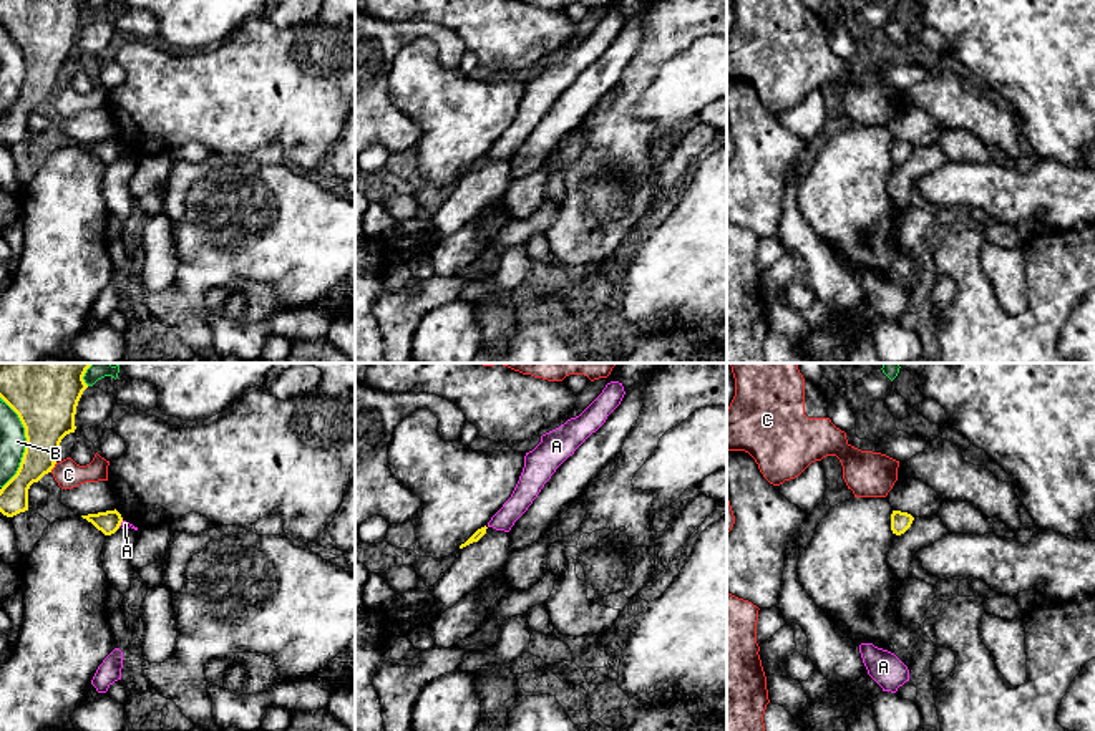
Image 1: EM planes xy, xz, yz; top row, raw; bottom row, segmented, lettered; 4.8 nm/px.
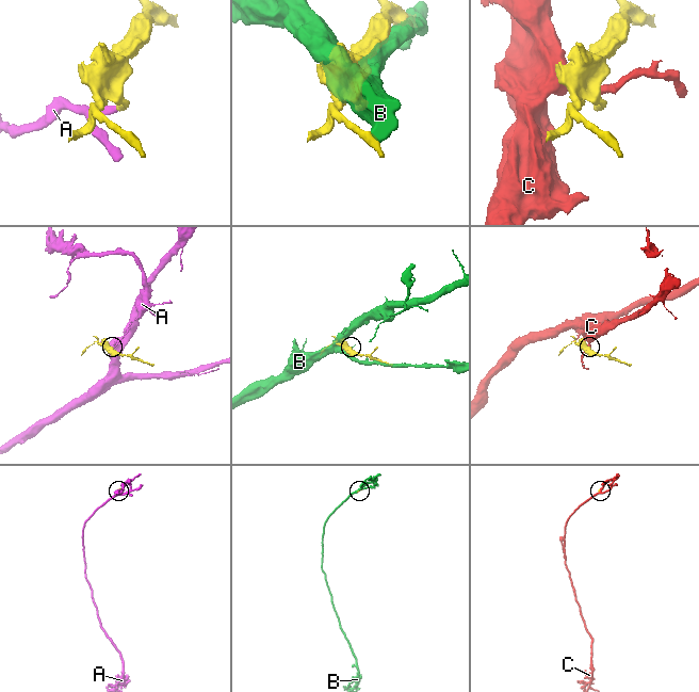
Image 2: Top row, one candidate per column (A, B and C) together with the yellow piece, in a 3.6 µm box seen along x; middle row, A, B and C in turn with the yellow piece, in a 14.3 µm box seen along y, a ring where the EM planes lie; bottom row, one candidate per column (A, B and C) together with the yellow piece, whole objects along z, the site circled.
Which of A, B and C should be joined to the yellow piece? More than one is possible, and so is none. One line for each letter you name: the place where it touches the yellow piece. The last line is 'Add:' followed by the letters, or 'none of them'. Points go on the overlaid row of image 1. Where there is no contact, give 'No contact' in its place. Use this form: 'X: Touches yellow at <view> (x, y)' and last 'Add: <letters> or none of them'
Add: none of them

